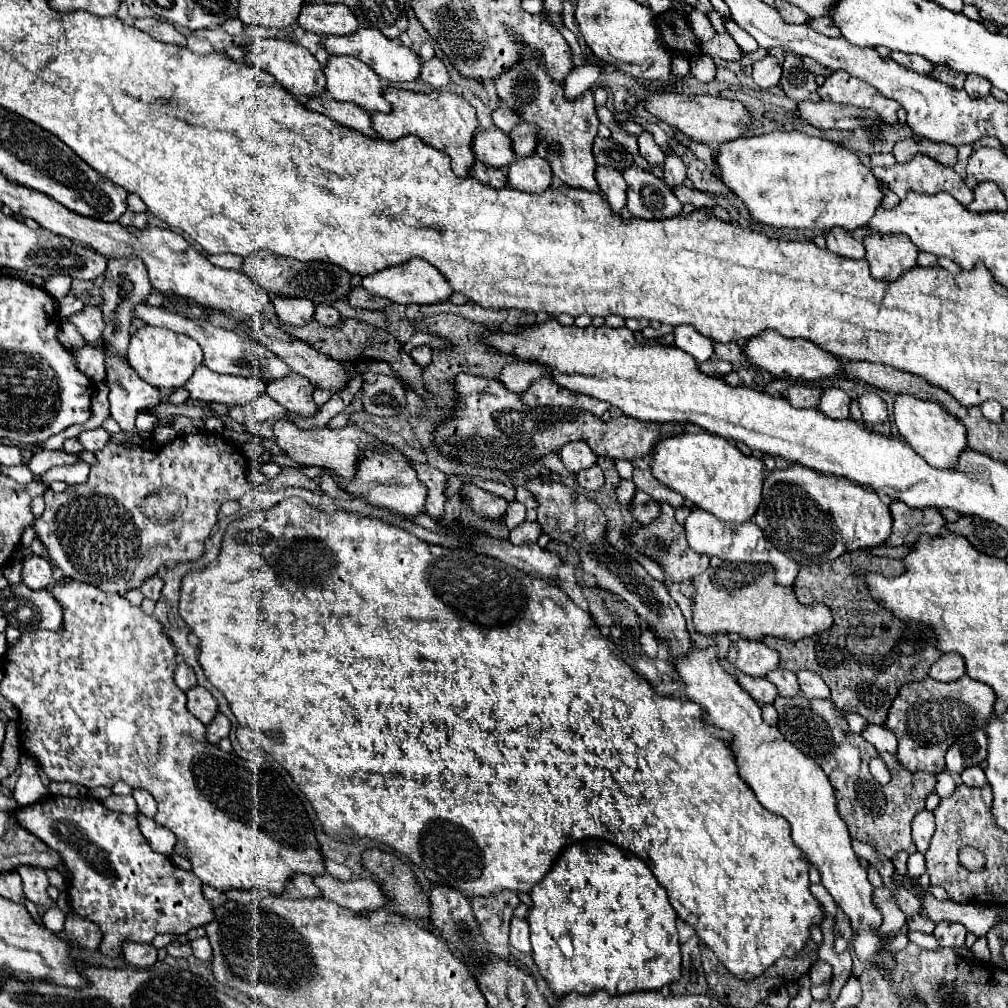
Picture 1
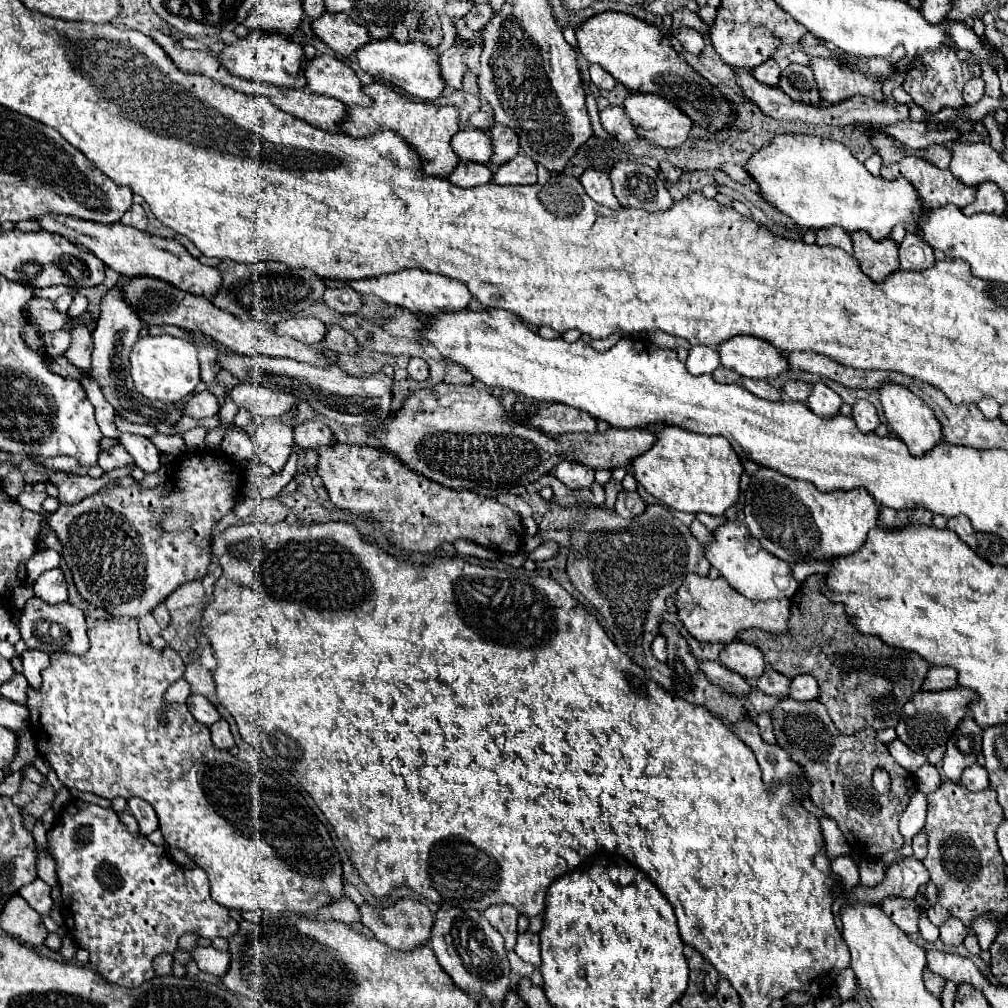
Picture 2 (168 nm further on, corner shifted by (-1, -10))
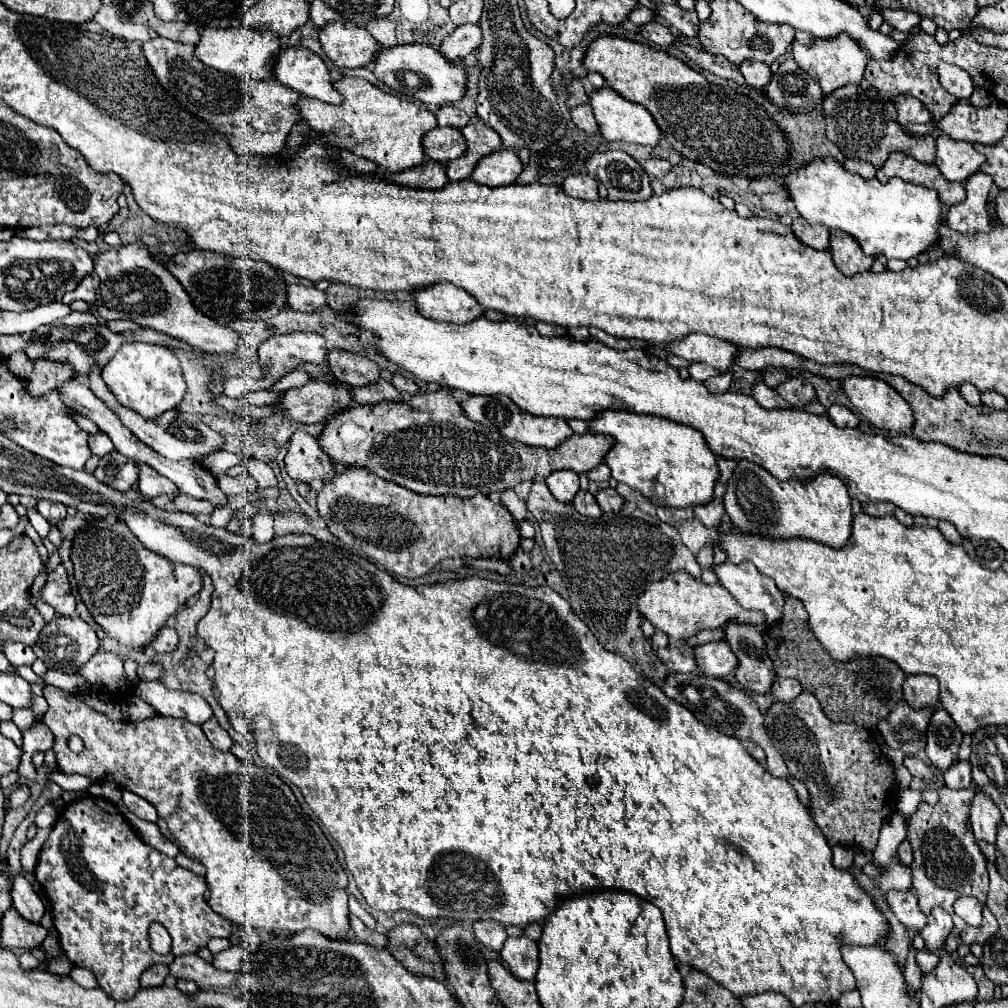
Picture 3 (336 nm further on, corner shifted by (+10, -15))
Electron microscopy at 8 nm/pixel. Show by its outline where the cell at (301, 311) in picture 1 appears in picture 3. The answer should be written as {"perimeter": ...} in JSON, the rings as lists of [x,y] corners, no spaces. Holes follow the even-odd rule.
{"perimeter":[[[292,332],[266,340],[258,348],[264,382],[270,388],[300,364],[326,364],[326,340],[314,332]]]}

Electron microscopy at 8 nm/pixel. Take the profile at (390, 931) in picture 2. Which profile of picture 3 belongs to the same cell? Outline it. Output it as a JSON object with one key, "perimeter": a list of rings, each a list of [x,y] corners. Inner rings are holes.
{"perimeter":[[[400,924],[386,934],[392,940],[388,946],[390,954],[398,962],[402,962],[408,968],[408,972],[418,974],[418,976],[430,976],[438,982],[448,984],[438,950],[434,948],[432,942],[428,942],[424,938],[424,934],[418,930],[418,926]]]}

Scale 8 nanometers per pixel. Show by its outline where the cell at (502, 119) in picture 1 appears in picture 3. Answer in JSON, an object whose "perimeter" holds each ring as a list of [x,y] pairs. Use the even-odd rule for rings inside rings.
{"perimeter":[[[440,106],[436,110],[436,120],[438,126],[454,126],[454,128],[462,128],[470,122],[470,118],[456,106]]]}

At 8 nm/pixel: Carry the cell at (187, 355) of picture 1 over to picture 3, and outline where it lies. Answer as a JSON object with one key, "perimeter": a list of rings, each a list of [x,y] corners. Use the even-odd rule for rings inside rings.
{"perimeter":[[[124,344],[124,348],[120,348],[120,352],[116,352],[114,358],[104,366],[102,380],[124,408],[134,410],[146,420],[152,420],[166,410],[176,408],[186,392],[186,382],[178,358],[170,348],[158,344]]]}

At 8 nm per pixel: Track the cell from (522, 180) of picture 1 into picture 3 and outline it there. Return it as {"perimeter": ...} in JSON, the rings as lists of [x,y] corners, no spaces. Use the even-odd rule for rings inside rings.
{"perimeter":[[[500,148],[496,152],[480,158],[470,176],[478,184],[506,186],[506,184],[512,184],[520,172],[522,172],[522,162],[516,156],[516,152]]]}

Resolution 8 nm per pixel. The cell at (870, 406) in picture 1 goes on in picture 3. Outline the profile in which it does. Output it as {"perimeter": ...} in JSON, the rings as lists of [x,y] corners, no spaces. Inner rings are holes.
{"perimeter":[[[834,404],[834,406],[830,406],[830,408],[826,410],[826,414],[828,414],[830,420],[832,420],[836,426],[840,426],[840,428],[844,428],[844,426],[856,428],[856,426],[858,426],[858,416],[856,416],[852,410],[848,410],[846,406]]]}

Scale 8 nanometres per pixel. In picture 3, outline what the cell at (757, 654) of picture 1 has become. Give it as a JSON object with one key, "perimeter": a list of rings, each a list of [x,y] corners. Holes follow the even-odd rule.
{"perimeter":[[[724,640],[698,644],[694,648],[694,660],[704,676],[726,678],[736,670],[736,656]]]}

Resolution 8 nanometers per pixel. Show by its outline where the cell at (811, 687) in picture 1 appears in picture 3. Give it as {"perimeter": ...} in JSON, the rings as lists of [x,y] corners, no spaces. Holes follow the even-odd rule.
{"perimeter":[[[776,678],[772,688],[770,688],[770,692],[772,692],[772,696],[776,700],[790,702],[790,700],[794,700],[802,692],[802,686],[796,680],[792,680],[792,678]]]}

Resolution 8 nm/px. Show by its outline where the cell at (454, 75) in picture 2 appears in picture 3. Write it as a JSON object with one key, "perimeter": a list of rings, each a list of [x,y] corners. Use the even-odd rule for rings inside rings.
{"perimeter":[[[464,24],[460,28],[456,28],[440,46],[440,52],[448,58],[448,60],[456,60],[460,62],[464,56],[468,56],[472,50],[476,50],[480,46],[480,24]]]}

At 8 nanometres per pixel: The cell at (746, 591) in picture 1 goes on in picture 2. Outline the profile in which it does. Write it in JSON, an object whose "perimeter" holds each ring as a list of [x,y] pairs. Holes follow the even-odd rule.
{"perimeter":[[[687,575],[683,585],[677,591],[677,613],[685,629],[697,639],[707,643],[731,643],[739,639],[739,631],[745,629],[761,629],[771,633],[787,631],[789,619],[789,601],[751,601],[745,595],[737,595],[737,591],[727,583],[727,579],[717,577],[701,577],[701,575]]]}

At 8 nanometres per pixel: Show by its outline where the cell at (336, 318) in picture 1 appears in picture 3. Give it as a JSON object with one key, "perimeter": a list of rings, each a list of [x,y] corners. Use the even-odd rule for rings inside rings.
{"perimeter":[[[332,350],[328,354],[328,366],[338,380],[348,382],[354,388],[368,386],[380,380],[380,368],[368,358],[352,354],[352,352]]]}

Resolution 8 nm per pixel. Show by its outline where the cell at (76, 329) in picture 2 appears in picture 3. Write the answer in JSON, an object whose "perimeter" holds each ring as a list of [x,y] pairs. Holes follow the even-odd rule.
{"perimeter":[[[38,360],[34,364],[32,374],[24,378],[24,384],[28,388],[28,394],[32,394],[34,398],[40,398],[70,378],[74,378],[74,374],[68,364],[54,364],[52,360]]]}

